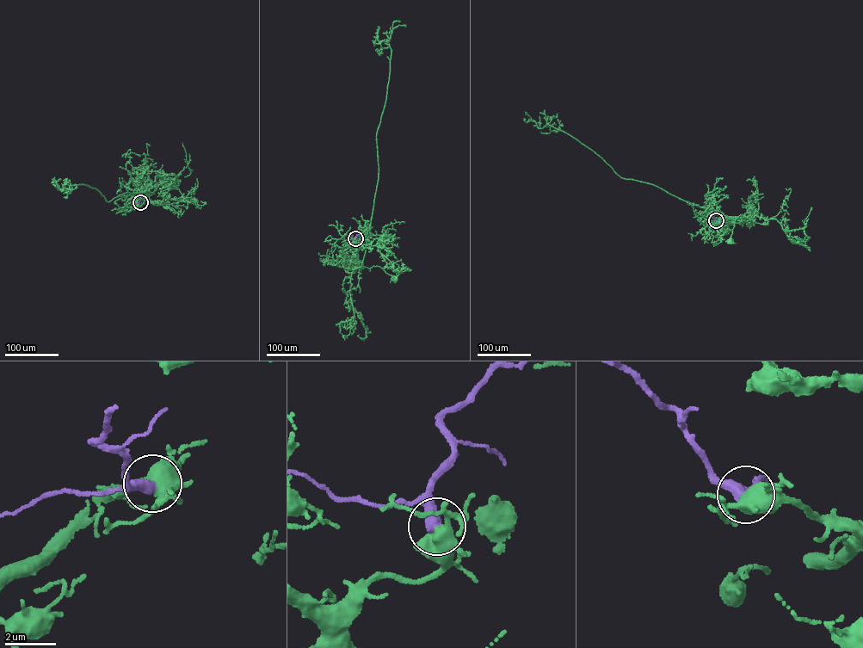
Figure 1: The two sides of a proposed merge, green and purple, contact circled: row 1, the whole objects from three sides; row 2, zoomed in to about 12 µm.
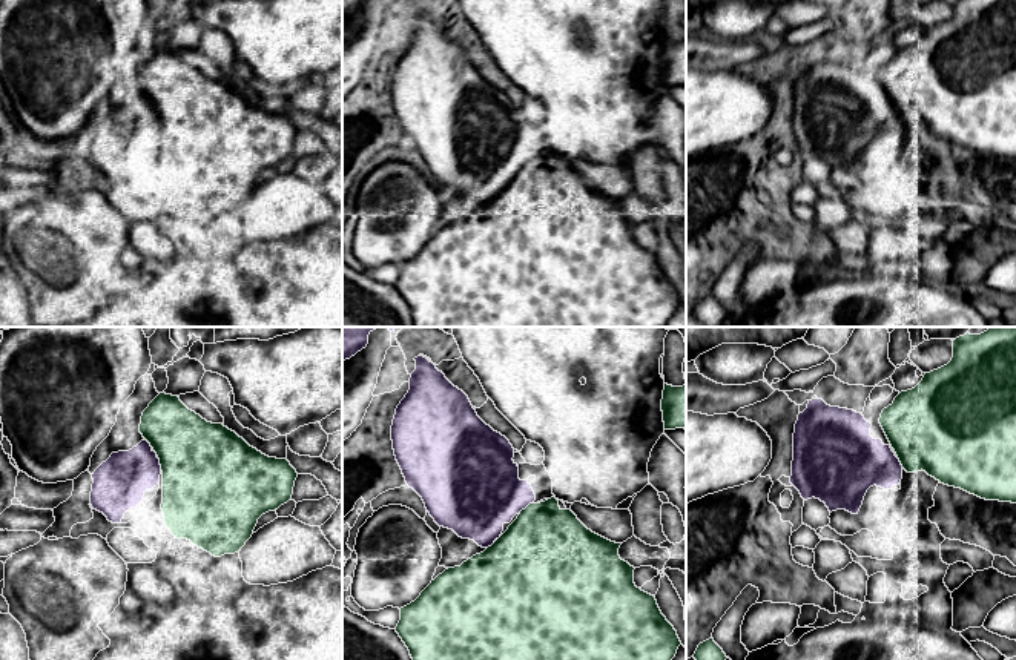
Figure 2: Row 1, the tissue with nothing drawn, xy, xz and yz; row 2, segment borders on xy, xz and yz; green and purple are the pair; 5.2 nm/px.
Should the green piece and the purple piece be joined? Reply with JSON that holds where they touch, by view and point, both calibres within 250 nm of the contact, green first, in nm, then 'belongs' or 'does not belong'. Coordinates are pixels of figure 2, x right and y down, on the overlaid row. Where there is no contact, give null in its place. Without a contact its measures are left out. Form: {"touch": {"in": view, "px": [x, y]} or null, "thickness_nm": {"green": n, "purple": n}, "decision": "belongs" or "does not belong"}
{"touch": {"in": "xz", "px": [527, 507]}, "thickness_nm": {"green": 460, "purple": 400}, "decision": "does not belong"}

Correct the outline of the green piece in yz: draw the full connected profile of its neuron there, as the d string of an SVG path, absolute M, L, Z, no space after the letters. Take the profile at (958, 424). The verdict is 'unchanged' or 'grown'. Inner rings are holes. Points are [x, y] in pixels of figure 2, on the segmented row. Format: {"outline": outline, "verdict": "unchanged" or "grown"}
{"outline": "M990 327L981 335L964 335L953 341L952 361L930 373L912 390L901 391L892 405L882 410L879 424L907 473L925 471L944 485L961 488L985 500L1016 503L1016 327Z", "verdict": "unchanged"}

